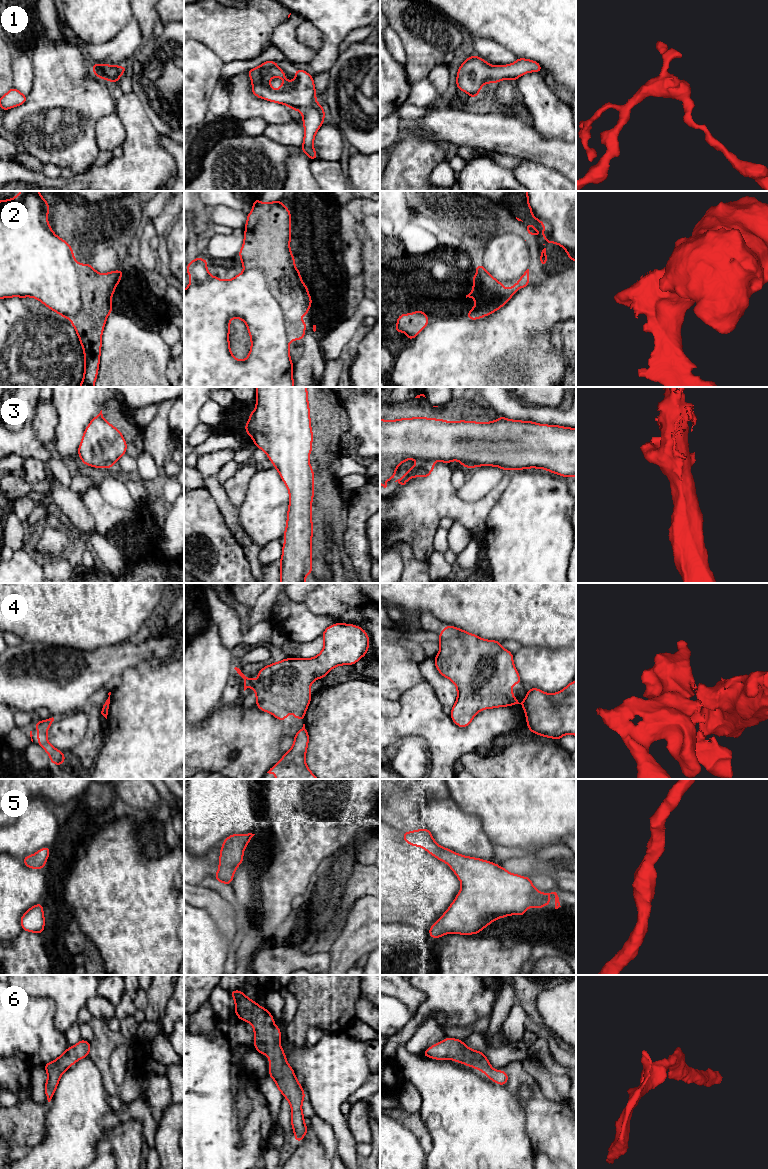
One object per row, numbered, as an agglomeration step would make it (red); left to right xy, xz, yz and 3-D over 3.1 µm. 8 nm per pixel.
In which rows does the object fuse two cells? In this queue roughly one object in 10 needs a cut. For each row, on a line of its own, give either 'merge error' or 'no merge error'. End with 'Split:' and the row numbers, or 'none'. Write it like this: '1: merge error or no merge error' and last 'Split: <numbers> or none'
1: no merge error
2: merge error
3: no merge error
4: merge error
5: no merge error
6: no merge error
Split: 2, 4

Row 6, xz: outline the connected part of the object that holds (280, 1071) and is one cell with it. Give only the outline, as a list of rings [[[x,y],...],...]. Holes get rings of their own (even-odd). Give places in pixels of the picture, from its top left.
[[[232,990],[230,993],[235,1001],[235,1014],[242,1021],[253,1025],[255,1050],[269,1057],[269,1076],[290,1103],[291,1125],[295,1142],[298,1143],[308,1130],[302,1113],[305,1093],[280,1045],[280,1028],[274,1024],[274,1018],[266,1008],[261,1007],[239,990]]]

